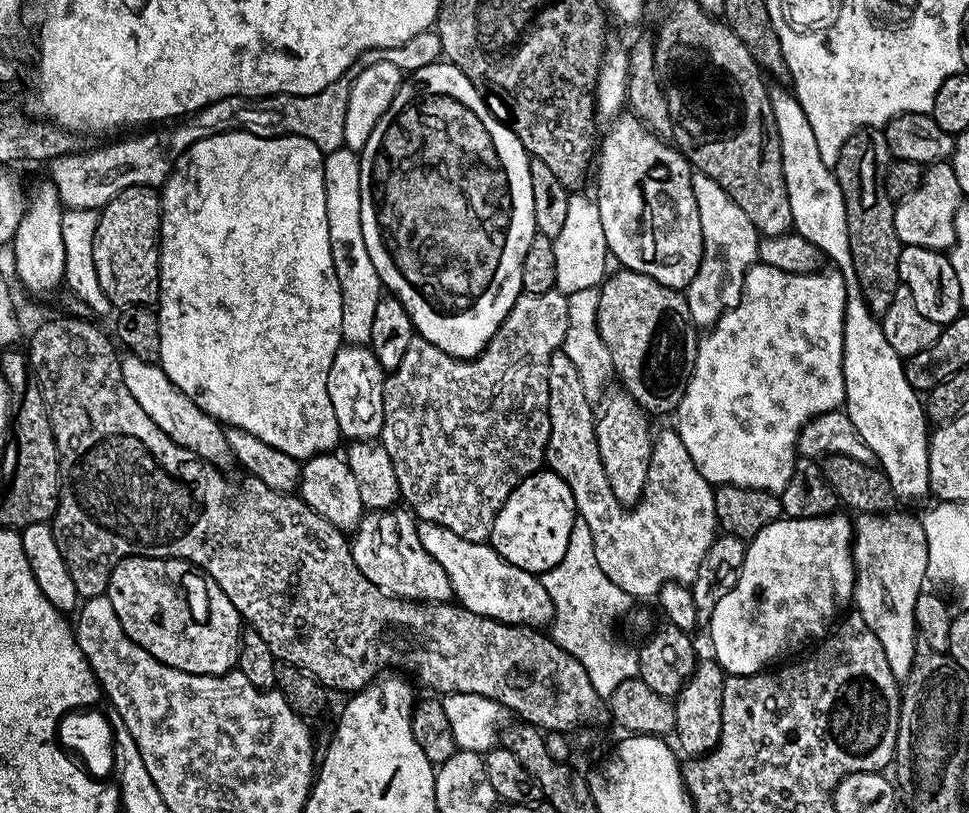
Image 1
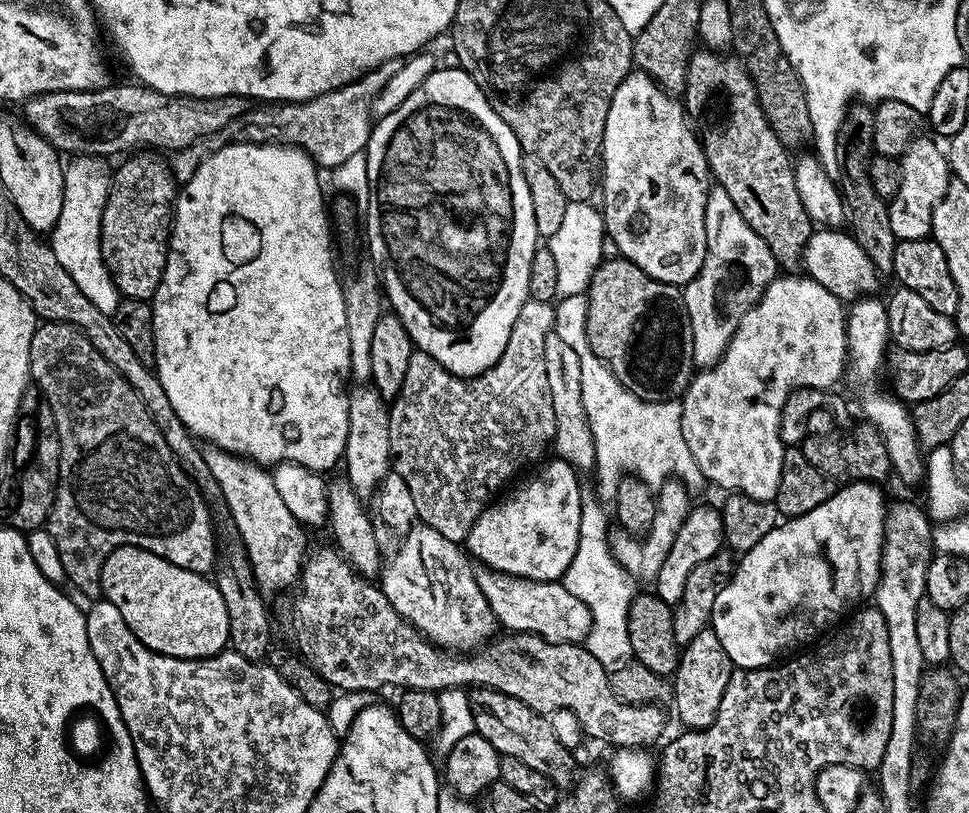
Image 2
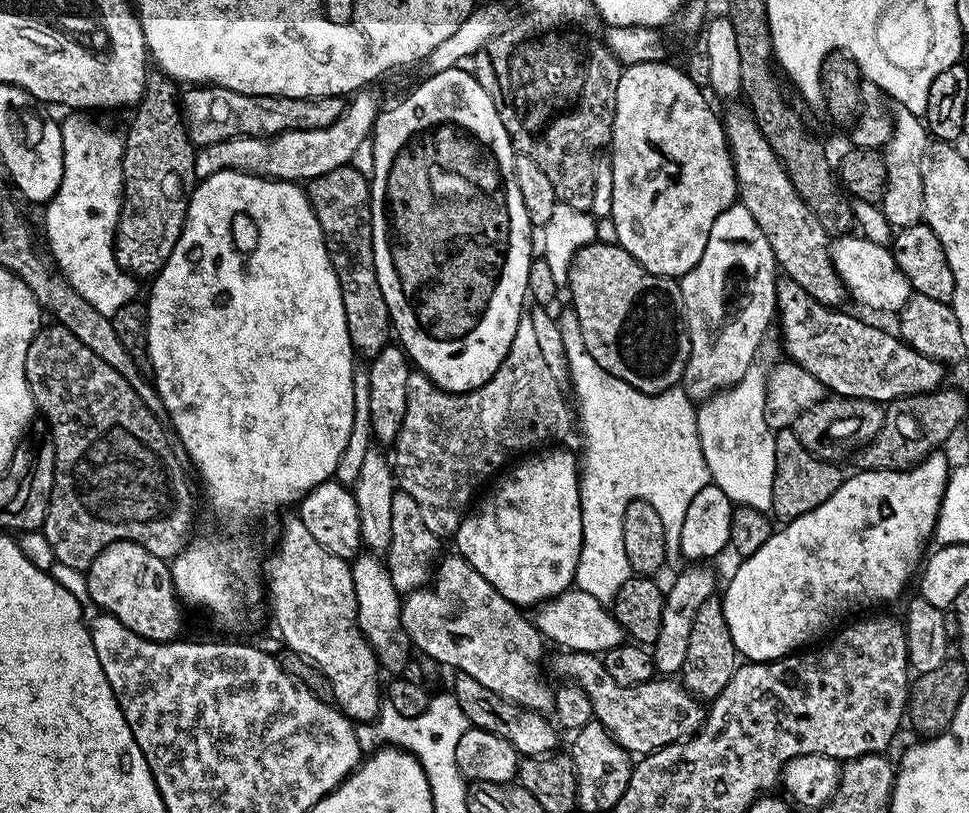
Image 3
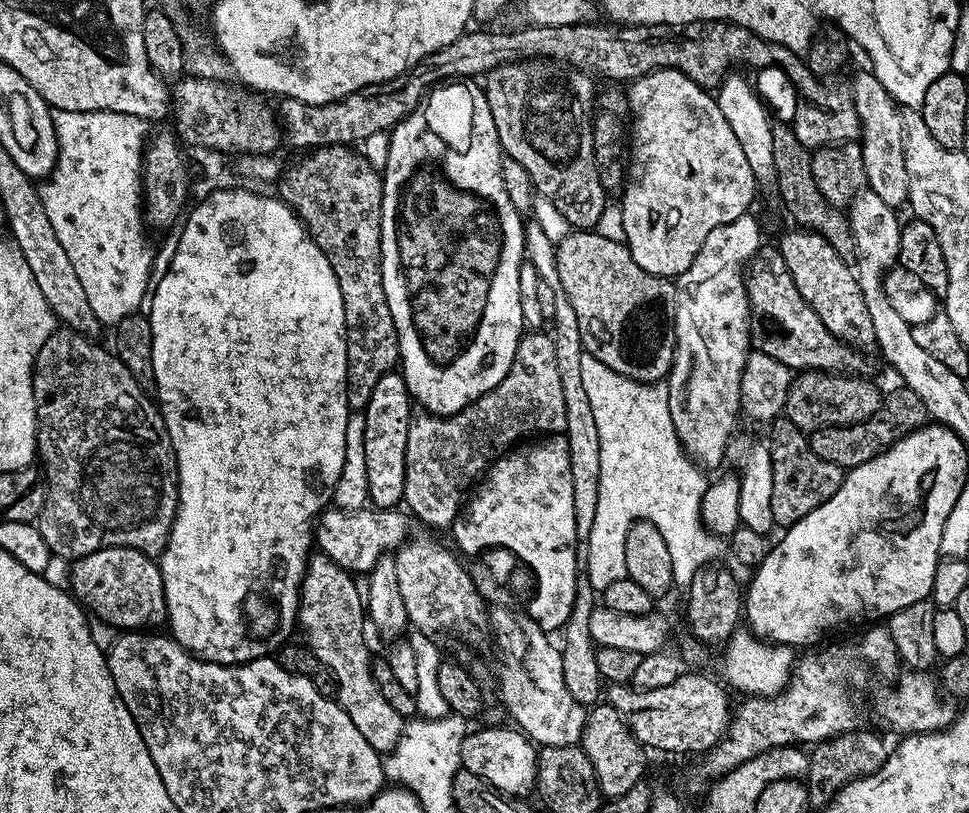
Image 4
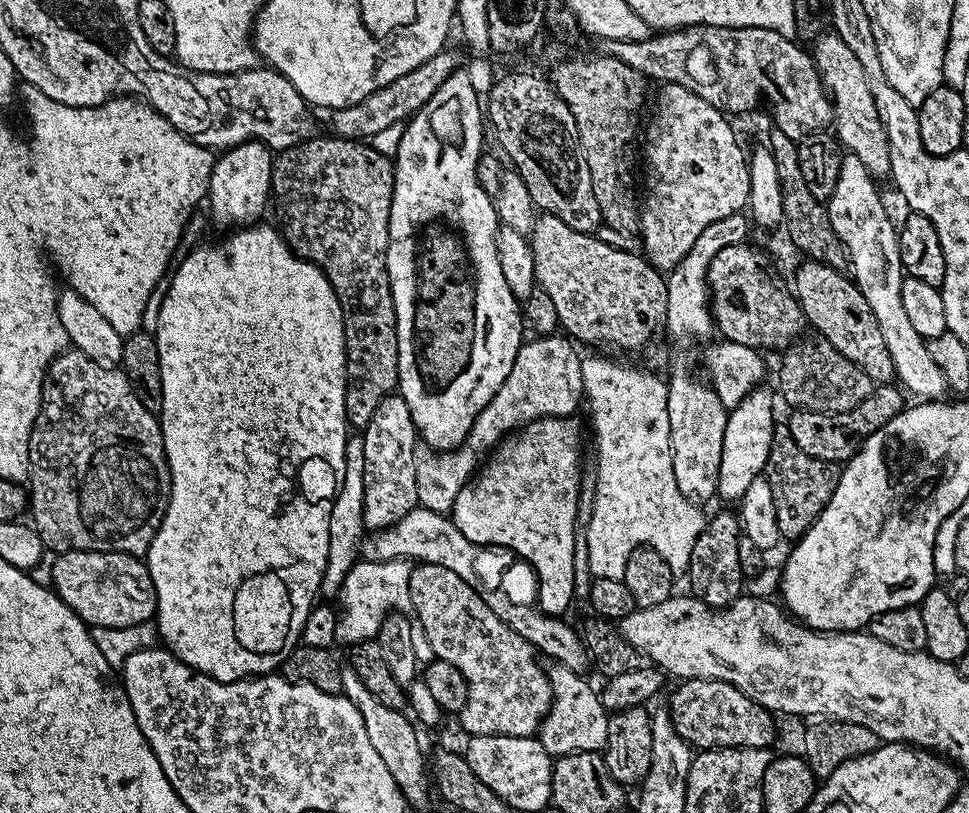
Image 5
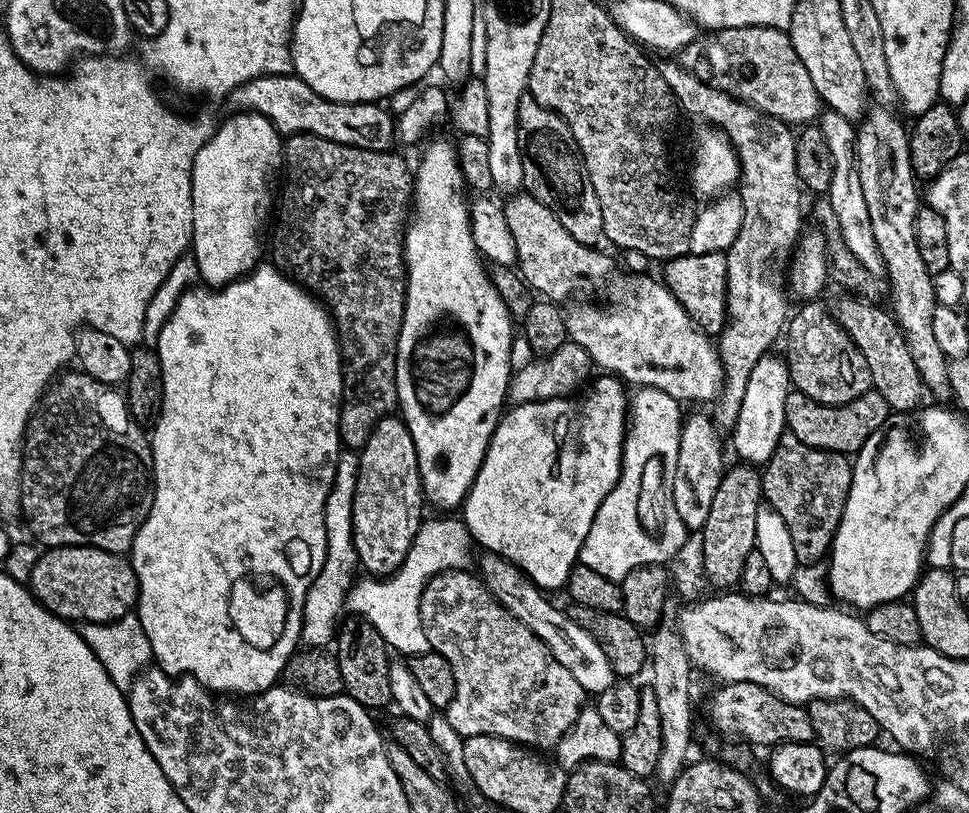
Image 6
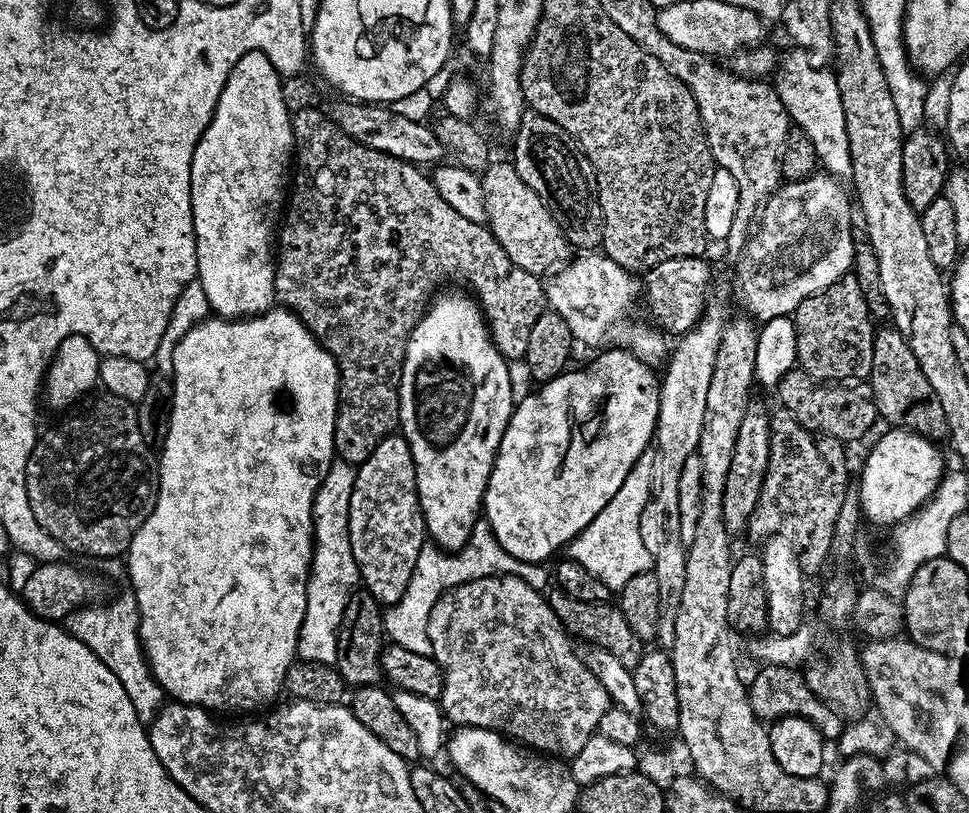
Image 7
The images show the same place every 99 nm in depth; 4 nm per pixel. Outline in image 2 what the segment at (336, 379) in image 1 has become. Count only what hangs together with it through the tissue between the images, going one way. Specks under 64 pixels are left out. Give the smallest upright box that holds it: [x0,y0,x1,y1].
[342,384,392,501]

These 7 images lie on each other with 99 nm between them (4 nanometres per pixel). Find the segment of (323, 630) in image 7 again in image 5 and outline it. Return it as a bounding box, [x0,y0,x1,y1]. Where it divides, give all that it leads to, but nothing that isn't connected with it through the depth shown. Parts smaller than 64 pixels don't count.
[320,434,365,597]

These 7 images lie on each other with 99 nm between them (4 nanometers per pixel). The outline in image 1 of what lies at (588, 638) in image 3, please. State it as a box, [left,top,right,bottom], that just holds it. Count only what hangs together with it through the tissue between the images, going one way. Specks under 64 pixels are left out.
[416,520,554,626]

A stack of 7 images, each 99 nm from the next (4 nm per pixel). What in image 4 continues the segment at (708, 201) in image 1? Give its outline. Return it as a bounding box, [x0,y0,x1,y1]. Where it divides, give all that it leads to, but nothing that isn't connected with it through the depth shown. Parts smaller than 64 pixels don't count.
[666,214,762,470]

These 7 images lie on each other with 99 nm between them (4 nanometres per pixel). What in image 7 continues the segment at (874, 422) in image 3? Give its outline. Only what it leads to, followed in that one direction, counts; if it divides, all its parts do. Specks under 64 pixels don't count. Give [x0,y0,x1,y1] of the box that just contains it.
[794,275,874,382]

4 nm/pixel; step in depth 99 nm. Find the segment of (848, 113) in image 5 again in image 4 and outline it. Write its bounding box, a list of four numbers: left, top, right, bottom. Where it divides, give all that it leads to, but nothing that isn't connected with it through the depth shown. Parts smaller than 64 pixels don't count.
[850,70,908,209]

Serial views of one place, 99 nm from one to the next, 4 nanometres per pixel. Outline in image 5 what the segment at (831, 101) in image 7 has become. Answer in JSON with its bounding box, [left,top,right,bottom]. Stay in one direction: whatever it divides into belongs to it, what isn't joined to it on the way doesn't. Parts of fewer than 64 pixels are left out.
[826,155,949,401]

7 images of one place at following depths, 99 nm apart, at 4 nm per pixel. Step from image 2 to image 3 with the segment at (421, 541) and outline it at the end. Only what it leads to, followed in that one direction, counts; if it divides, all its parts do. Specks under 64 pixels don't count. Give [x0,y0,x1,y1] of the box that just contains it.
[400,554,553,714]

